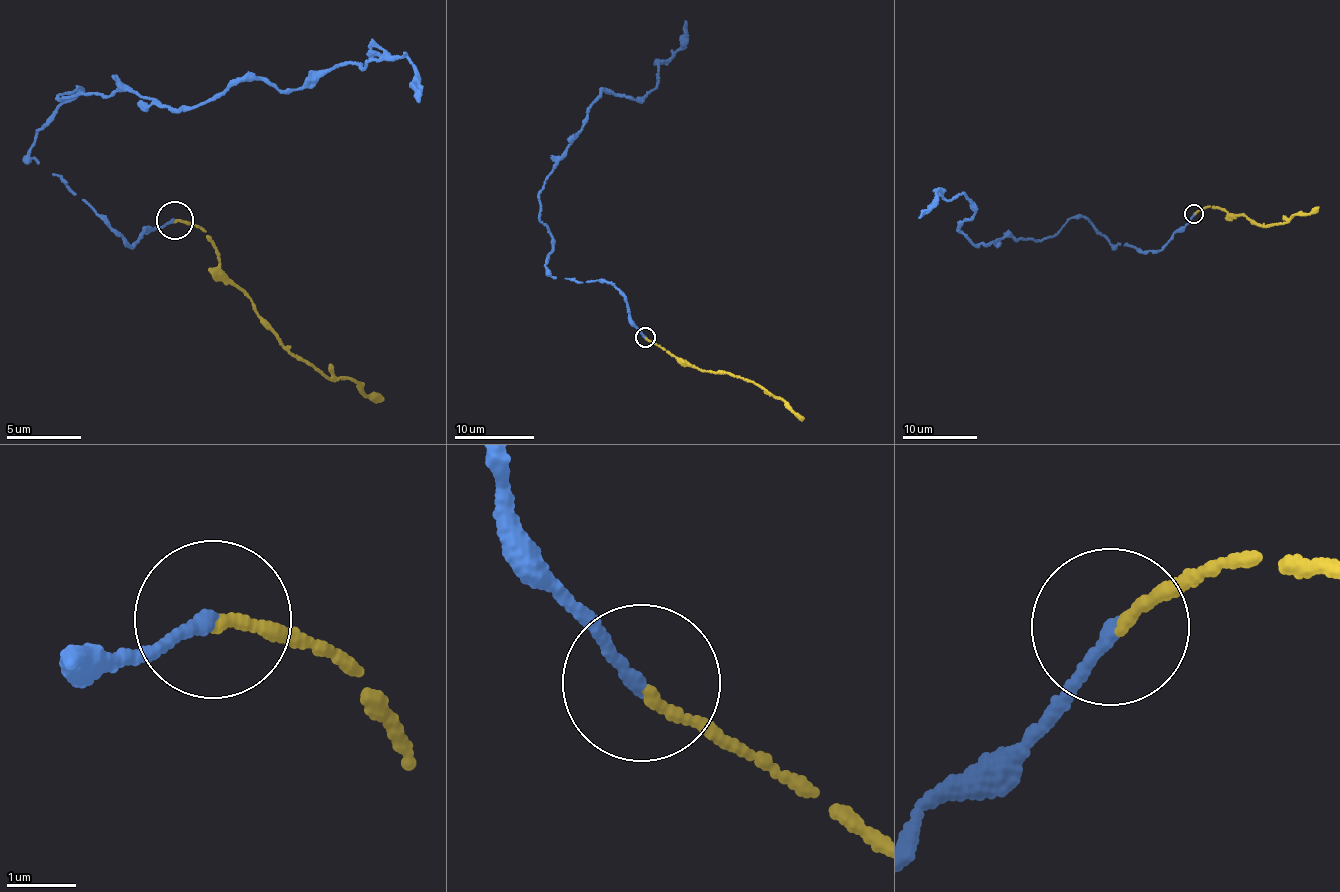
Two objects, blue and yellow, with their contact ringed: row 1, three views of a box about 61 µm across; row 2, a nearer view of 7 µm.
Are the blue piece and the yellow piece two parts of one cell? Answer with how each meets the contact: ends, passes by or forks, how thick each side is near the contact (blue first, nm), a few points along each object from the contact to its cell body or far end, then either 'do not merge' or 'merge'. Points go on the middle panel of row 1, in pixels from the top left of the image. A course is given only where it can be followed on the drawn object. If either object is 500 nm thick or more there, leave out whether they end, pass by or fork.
blue ends; yellow ends; calibres 180 and 160 nm; course blue (644, 337), (614, 285), (549, 274), (539, 193), (603, 91), (637, 99), (653, 89), (684, 21); course yellow (645, 337), (687, 363), (749, 381), (779, 396), (802, 421); merge

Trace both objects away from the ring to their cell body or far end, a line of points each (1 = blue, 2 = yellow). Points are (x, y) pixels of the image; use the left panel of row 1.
1: (173, 219), (131, 245), (30, 157), (83, 87), (58, 95), (197, 105), (400, 59), (415, 102)
2: (173, 223), (211, 242), (224, 274), (284, 347), (381, 398)

